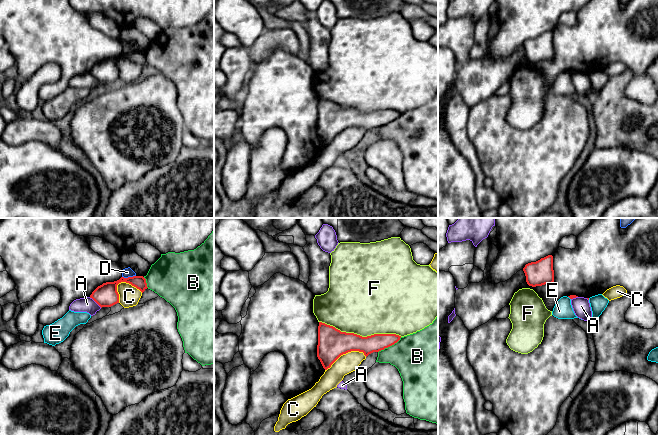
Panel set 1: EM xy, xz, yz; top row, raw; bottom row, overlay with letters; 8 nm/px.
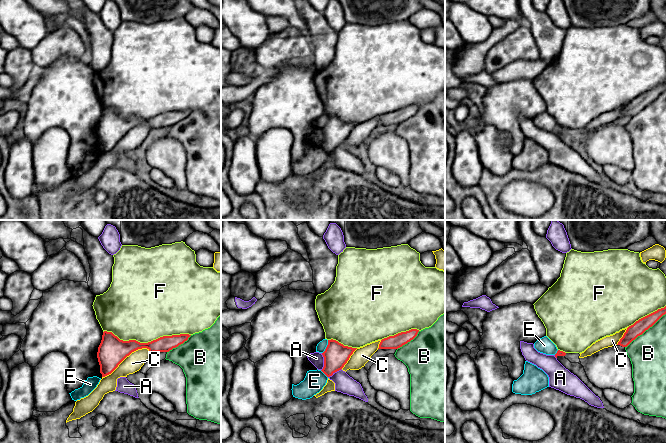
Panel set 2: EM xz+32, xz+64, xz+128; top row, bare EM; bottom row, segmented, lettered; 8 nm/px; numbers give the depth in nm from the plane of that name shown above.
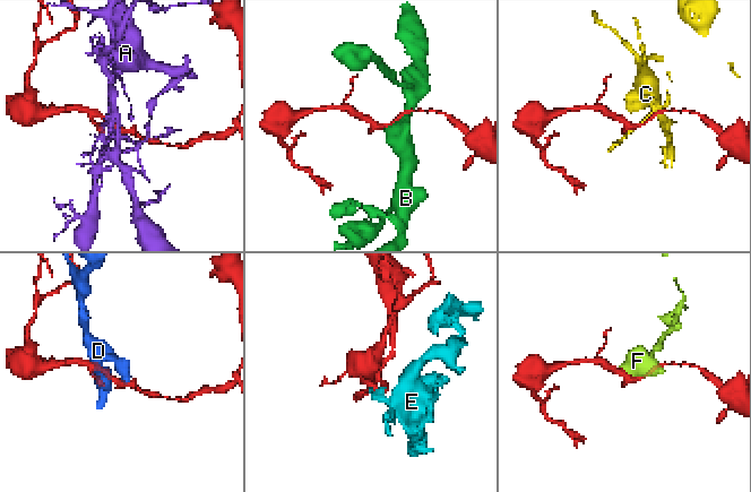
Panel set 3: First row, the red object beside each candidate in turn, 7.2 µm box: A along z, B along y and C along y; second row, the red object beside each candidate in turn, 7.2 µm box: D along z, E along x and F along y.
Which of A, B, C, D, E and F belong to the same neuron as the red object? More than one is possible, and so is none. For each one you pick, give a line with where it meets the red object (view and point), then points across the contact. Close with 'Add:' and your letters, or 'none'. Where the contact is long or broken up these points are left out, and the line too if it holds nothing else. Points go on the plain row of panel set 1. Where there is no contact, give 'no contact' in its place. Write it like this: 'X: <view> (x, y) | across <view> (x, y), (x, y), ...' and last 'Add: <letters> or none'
Add: none

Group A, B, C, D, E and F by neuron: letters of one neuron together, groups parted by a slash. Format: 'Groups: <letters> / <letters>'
Groups: A / B / C / D / E / F

